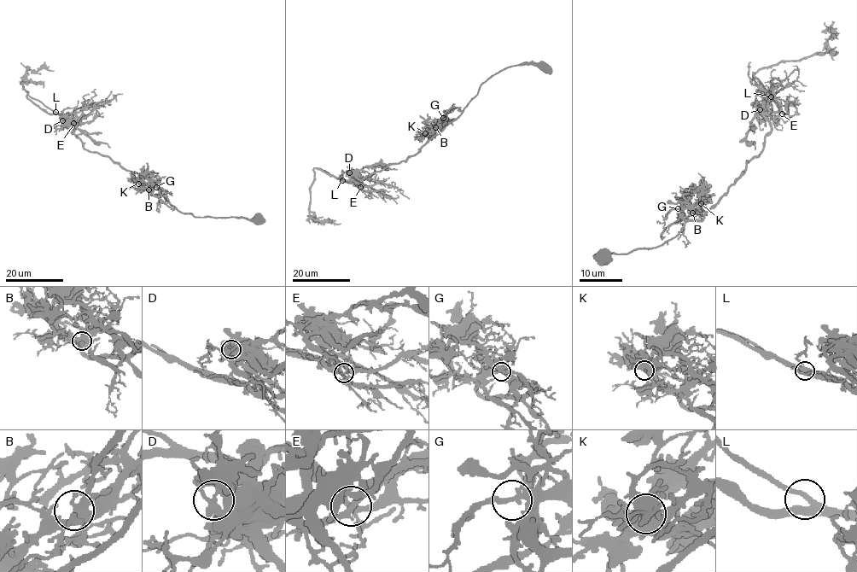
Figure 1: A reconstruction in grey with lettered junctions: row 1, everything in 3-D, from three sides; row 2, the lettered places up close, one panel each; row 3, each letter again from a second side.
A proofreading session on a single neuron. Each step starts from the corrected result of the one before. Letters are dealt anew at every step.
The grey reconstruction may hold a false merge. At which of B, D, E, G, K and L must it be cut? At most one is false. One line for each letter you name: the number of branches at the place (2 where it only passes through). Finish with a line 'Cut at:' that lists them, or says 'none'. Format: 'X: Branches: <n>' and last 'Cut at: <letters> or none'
D: Branches: 3
Cut at: D

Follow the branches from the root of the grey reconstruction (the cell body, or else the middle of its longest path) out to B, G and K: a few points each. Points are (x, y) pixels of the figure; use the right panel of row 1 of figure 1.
B: (603, 255), (660, 247), (680, 231), (685, 223), (682, 211), (690, 208), (692, 213)
G: (603, 255), (653, 248), (673, 239), (685, 223), (682, 211), (678, 208)
K: (603, 255), (660, 247), (680, 231), (685, 223), (682, 211), (696, 212), (701, 203)

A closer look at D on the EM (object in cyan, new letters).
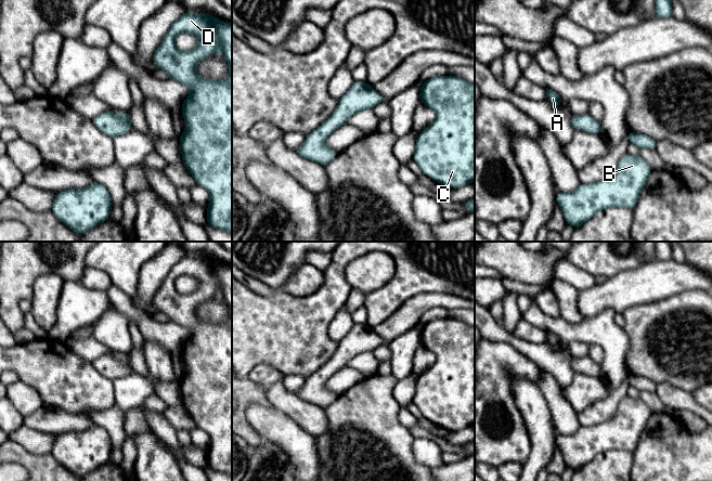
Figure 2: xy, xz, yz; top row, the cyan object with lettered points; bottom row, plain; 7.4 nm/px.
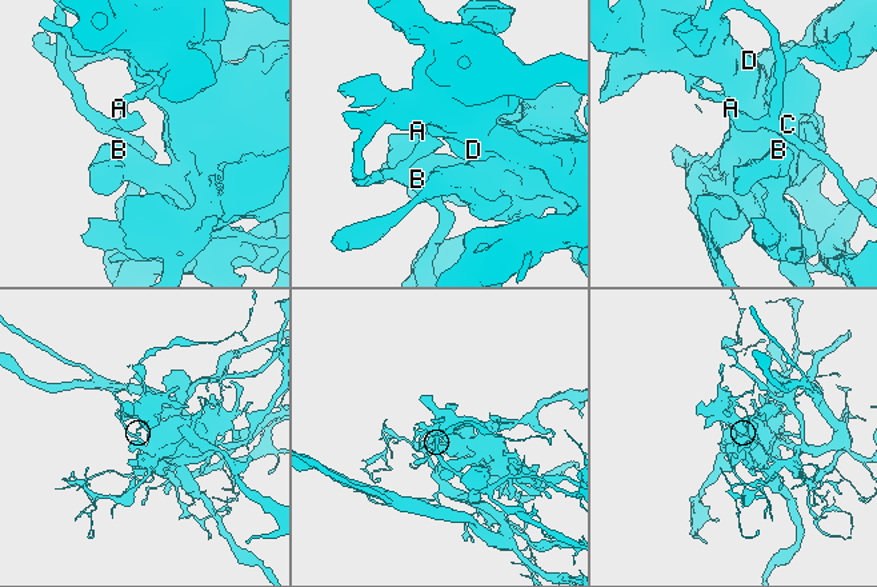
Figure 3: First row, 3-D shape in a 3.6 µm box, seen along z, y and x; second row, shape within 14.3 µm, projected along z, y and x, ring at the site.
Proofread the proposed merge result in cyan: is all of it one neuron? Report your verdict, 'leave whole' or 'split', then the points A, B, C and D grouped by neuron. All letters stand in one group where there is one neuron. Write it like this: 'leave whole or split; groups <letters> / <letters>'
split; groups A / B C D

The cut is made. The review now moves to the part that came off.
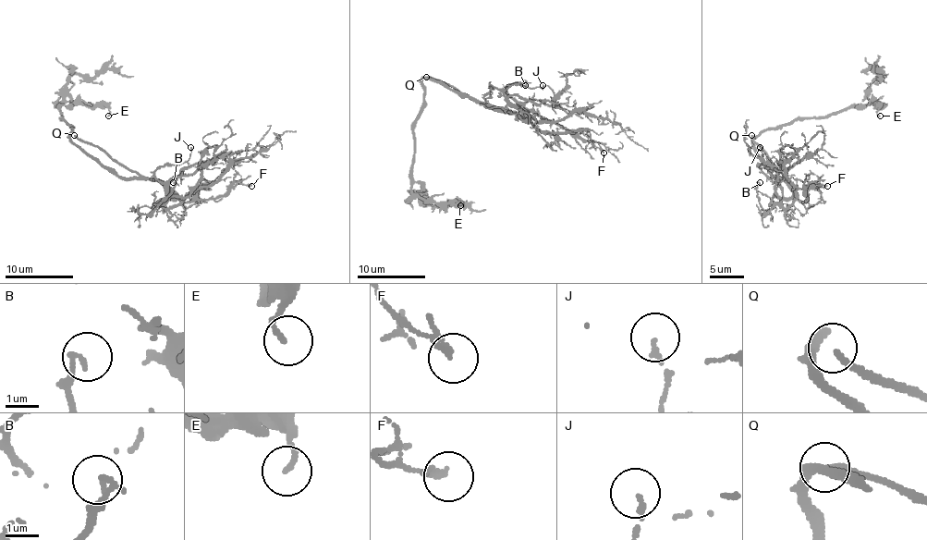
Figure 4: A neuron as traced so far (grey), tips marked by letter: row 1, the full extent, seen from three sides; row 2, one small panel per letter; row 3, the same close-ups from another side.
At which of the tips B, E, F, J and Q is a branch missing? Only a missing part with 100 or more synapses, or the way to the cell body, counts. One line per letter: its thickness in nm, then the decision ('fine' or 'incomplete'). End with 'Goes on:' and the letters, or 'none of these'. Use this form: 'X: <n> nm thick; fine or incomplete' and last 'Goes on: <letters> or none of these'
B: 150 nm thick; fine
E: 140 nm thick; fine
F: 110 nm thick; fine
J: 130 nm thick; fine
Q: 140 nm thick; incomplete
Goes on: Q

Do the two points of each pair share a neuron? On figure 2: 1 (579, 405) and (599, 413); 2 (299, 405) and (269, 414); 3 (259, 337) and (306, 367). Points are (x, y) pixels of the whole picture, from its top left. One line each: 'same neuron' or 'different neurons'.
1: different neurons
2: different neurons
3: same neuron

